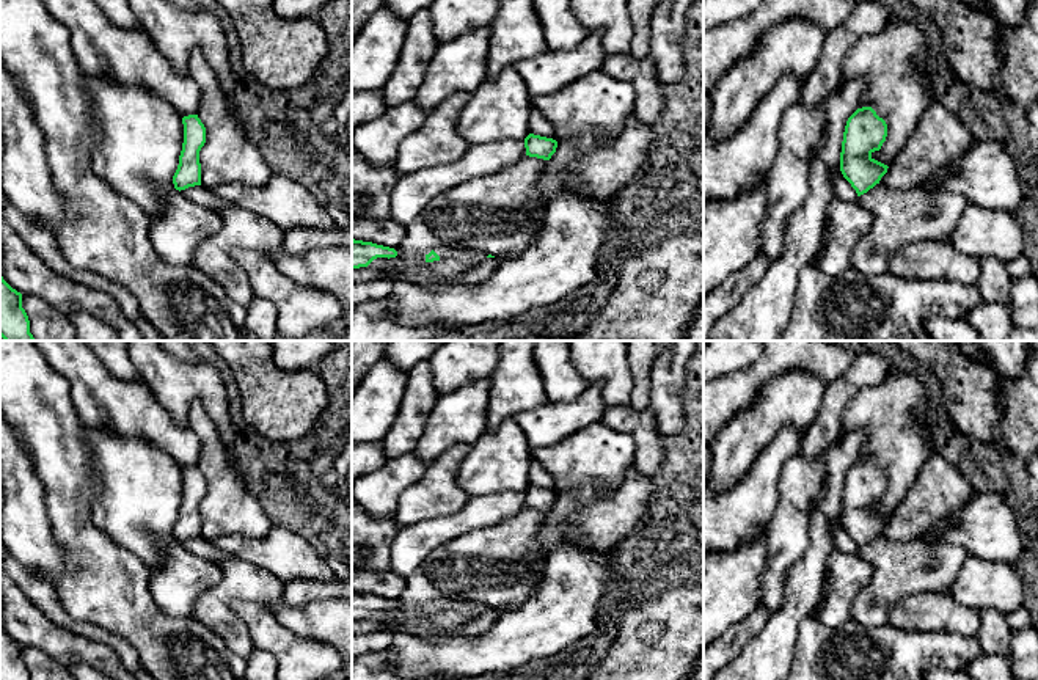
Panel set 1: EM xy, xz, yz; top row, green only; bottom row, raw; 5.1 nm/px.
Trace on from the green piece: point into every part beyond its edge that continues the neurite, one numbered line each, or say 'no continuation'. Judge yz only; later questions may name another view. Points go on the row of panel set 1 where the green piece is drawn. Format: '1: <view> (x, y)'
no continuation

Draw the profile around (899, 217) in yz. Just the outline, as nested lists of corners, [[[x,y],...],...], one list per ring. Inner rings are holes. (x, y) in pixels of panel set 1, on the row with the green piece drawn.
[[[879,184],[857,201],[872,214],[872,223],[851,251],[851,267],[865,276],[889,272],[889,258],[905,245],[945,240],[969,204],[953,192],[894,190]]]

